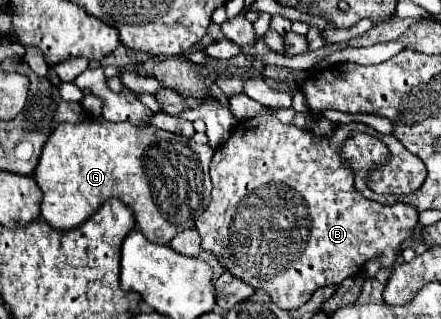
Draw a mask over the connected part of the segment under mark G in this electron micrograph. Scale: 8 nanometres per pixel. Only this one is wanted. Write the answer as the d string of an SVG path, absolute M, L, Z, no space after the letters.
M103 118L79 124L63 122L43 146L39 166L33 174L43 190L41 216L55 230L71 230L89 220L105 200L119 198L131 206L135 222L149 242L169 244L181 230L193 228L205 206L209 206L211 156L211 146L197 144L191 138L159 130L151 124L115 124Z

